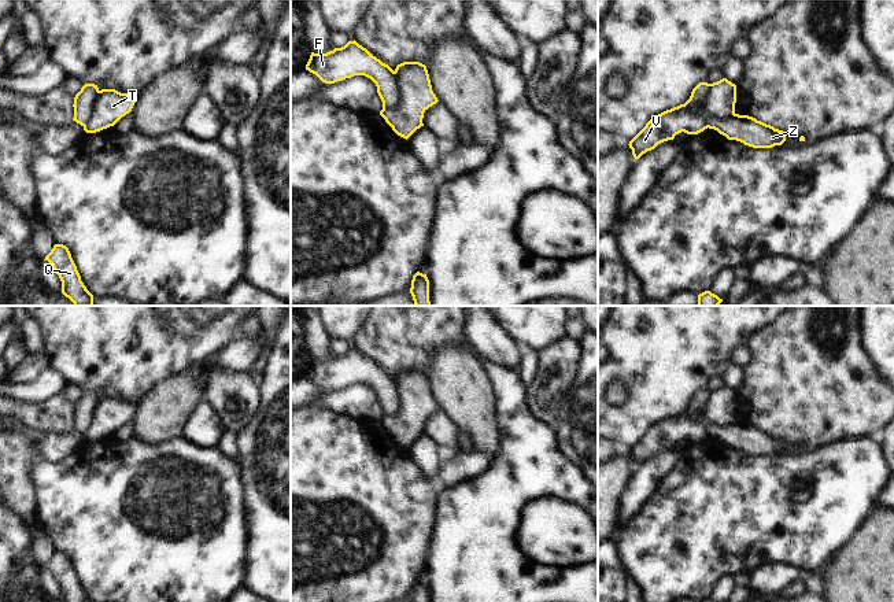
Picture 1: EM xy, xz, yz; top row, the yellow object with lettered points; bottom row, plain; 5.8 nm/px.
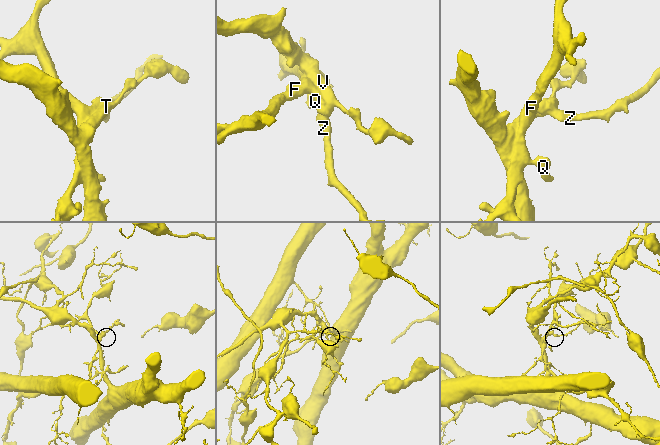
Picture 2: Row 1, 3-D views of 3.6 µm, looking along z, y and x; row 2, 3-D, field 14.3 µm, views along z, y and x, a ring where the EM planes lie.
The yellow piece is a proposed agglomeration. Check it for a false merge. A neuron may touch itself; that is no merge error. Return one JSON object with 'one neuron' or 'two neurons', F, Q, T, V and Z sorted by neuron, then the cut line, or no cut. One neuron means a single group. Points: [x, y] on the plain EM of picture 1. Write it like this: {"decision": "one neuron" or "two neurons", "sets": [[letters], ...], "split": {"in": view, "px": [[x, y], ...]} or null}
{"decision": "two neurons", "sets": [["F", "Q", "Z"], ["T", "V"]], "split": {"in": "xz", "px": [[392, 379], [396, 412], [383, 416]]}}

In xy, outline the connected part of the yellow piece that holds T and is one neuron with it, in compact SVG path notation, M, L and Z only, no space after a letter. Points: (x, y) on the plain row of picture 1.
M101 396L90 414L90 422L84 433L86 440L96 440L114 433L122 424L129 421L137 403L121 400L115 396Z

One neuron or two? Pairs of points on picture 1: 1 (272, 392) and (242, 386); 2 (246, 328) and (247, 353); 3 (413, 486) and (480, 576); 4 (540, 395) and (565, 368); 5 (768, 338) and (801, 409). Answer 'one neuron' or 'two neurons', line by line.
1: two neurons
2: two neurons
3: two neurons
4: one neuron
5: one neuron

